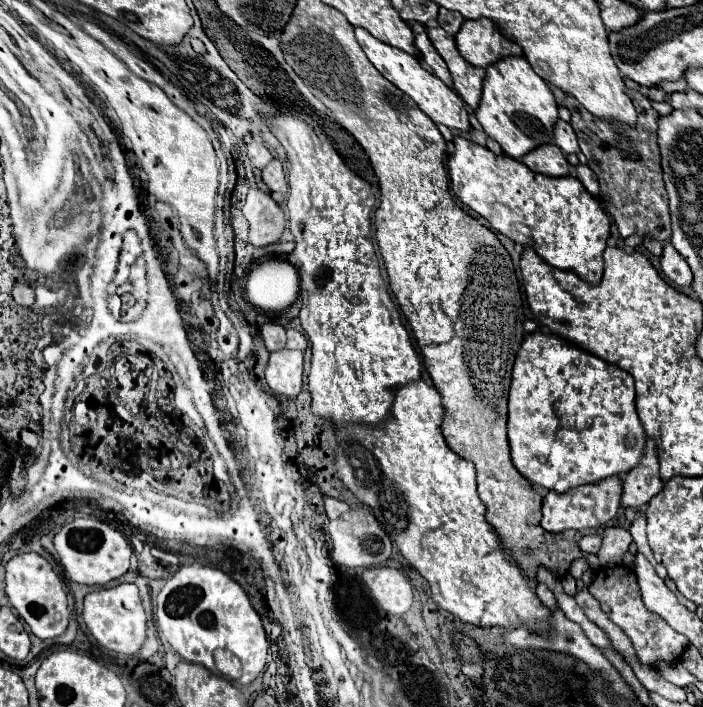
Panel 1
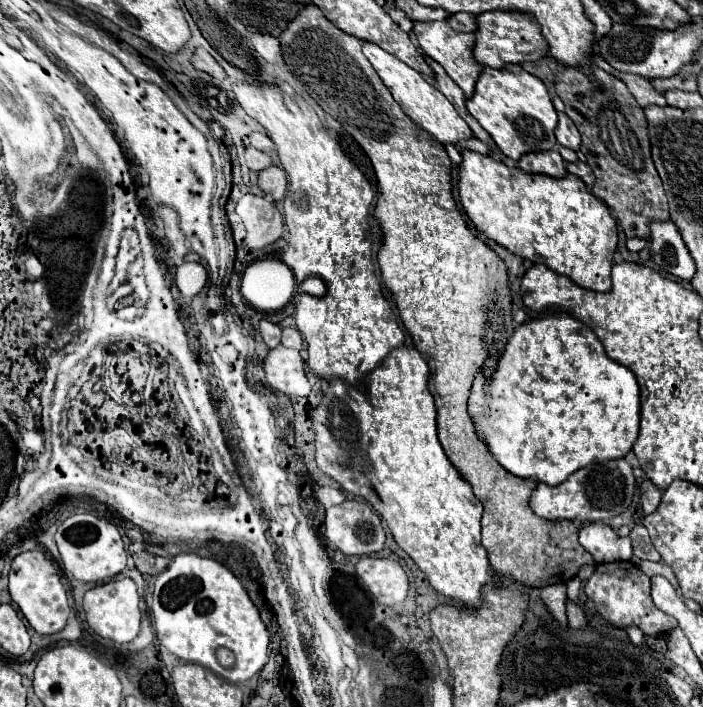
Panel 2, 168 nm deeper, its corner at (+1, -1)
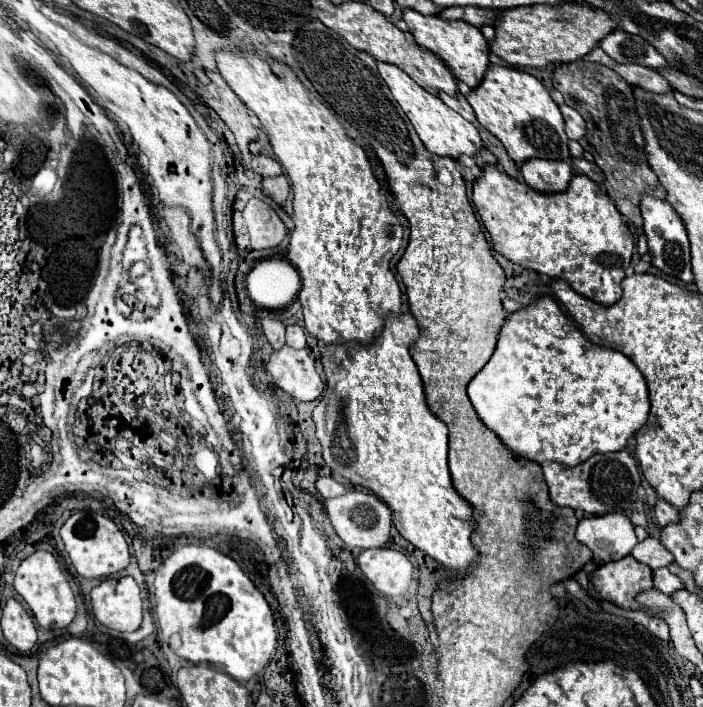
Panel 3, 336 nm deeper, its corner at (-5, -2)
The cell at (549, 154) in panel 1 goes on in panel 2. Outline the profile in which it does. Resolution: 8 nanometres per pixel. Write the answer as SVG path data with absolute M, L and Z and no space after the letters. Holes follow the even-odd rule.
M537 151L537 153L527 153L519 159L519 169L527 173L543 173L549 177L563 177L567 175L565 161L557 151Z

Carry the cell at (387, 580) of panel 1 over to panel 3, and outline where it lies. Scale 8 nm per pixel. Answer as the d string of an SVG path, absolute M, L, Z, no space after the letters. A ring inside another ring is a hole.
M369 548L357 558L364 577L385 596L403 596L413 576L411 560L395 548Z

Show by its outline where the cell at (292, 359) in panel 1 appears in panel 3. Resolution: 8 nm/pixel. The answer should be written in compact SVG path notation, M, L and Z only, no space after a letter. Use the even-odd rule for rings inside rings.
M283 346L271 354L267 372L273 376L277 388L285 390L289 396L301 402L315 400L325 390L325 382L317 374L315 362L309 358L307 350Z

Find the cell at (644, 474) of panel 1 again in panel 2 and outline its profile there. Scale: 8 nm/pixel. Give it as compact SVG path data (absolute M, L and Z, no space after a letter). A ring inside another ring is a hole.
M641 477L637 481L639 485L639 493L641 493L641 505L643 505L643 511L645 513L653 513L661 501L661 491L645 477Z

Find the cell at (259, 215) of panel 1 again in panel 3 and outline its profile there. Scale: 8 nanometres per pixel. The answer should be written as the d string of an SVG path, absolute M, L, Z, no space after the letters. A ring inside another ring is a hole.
M251 198L243 210L243 218L247 222L251 246L255 250L275 248L285 236L287 228L277 212L259 198Z

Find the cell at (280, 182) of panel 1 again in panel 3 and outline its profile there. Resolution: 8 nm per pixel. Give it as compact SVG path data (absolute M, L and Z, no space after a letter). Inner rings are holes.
M275 176L275 178L265 178L263 180L263 192L277 204L285 204L287 194L289 194L289 182L287 176Z

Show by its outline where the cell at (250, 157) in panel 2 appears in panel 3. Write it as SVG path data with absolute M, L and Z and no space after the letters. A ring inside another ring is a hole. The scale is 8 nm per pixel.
M263 154L253 156L253 164L251 164L251 168L253 168L257 174L261 174L263 178L283 174L281 164L279 164L279 162L275 162L275 160L273 160L273 158L269 158L269 156L263 156Z

